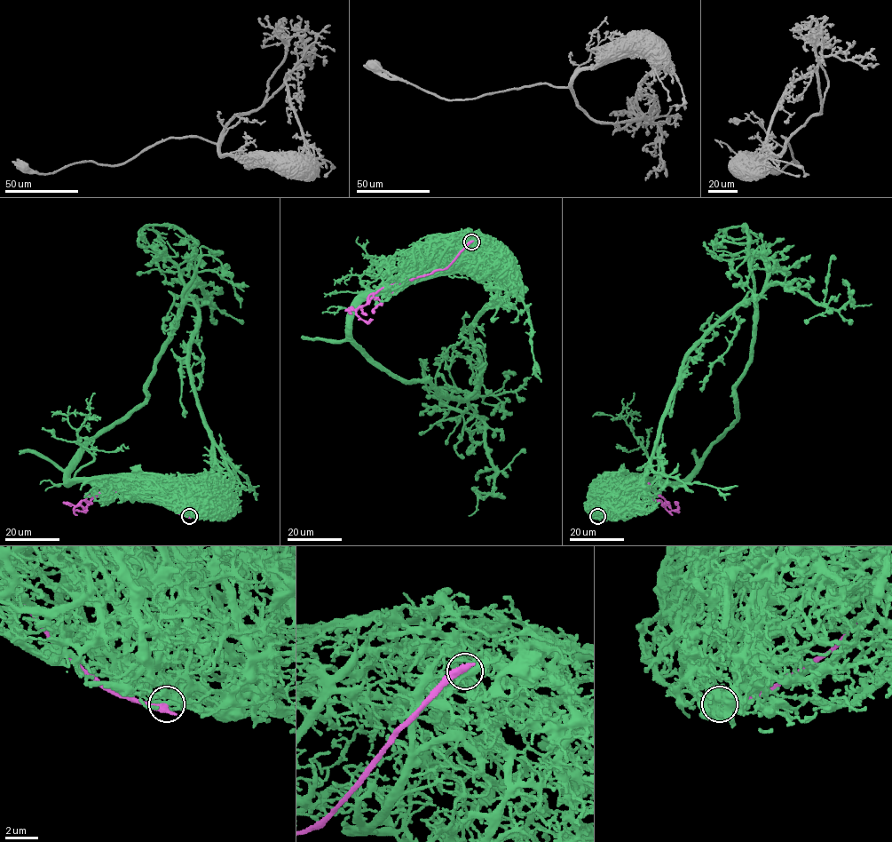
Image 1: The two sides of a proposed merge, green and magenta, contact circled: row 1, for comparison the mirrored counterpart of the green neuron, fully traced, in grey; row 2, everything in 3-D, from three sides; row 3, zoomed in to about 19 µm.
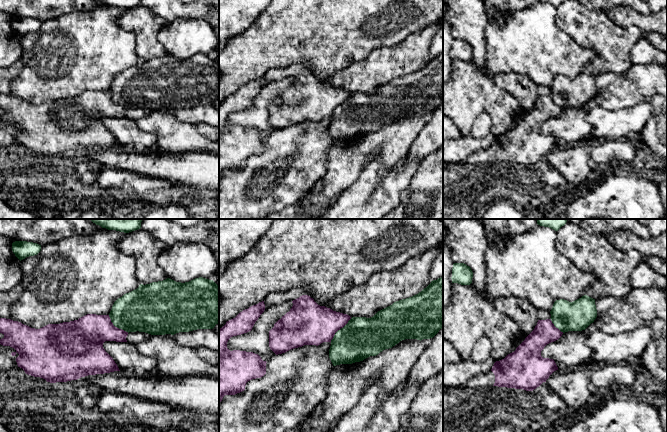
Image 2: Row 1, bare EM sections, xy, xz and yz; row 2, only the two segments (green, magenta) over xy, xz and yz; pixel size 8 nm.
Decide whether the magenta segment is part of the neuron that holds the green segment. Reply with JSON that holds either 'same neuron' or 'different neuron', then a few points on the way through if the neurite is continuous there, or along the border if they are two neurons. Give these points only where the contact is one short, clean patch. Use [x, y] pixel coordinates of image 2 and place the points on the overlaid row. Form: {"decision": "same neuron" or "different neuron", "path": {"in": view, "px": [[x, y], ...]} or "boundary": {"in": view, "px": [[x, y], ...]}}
{"decision": "different neuron"}

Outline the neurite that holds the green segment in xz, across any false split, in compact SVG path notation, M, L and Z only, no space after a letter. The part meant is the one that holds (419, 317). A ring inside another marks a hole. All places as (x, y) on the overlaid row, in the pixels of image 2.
M443 277L431 283L418 294L394 302L378 311L373 317L352 317L338 330L329 349L333 366L352 364L376 356L405 339L430 339L443 328Z

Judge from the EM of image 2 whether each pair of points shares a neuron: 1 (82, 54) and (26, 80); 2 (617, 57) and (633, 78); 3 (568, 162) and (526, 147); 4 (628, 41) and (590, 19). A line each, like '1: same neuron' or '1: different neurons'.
1: same neuron
2: different neurons
3: different neurons
4: same neuron

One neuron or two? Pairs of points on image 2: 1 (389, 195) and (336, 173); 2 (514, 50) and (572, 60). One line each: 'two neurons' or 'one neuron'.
1: two neurons
2: one neuron

